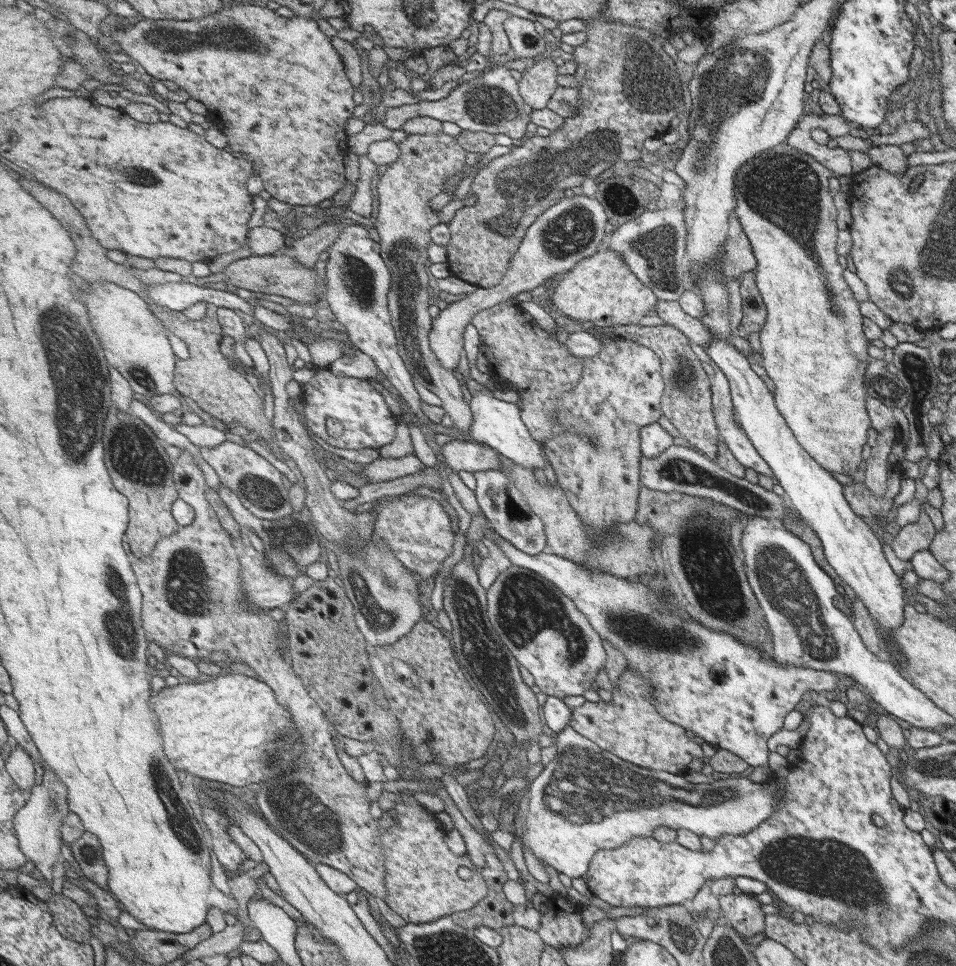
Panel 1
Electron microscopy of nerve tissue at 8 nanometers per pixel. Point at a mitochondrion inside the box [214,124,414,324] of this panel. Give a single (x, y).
(356, 275)

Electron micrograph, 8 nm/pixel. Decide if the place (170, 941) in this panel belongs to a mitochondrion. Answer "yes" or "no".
no

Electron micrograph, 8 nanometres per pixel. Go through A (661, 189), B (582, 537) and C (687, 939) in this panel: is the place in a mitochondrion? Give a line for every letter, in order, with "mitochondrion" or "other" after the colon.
A: other
B: other
C: mitochondrion

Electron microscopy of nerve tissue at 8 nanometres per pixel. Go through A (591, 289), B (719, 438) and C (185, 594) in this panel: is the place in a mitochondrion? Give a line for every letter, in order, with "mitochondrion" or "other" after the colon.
A: other
B: other
C: mitochondrion

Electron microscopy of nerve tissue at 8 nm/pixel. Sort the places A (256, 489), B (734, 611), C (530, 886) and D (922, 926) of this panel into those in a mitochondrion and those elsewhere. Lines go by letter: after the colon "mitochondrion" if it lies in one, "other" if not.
A: mitochondrion
B: mitochondrion
C: other
D: mitochondrion

